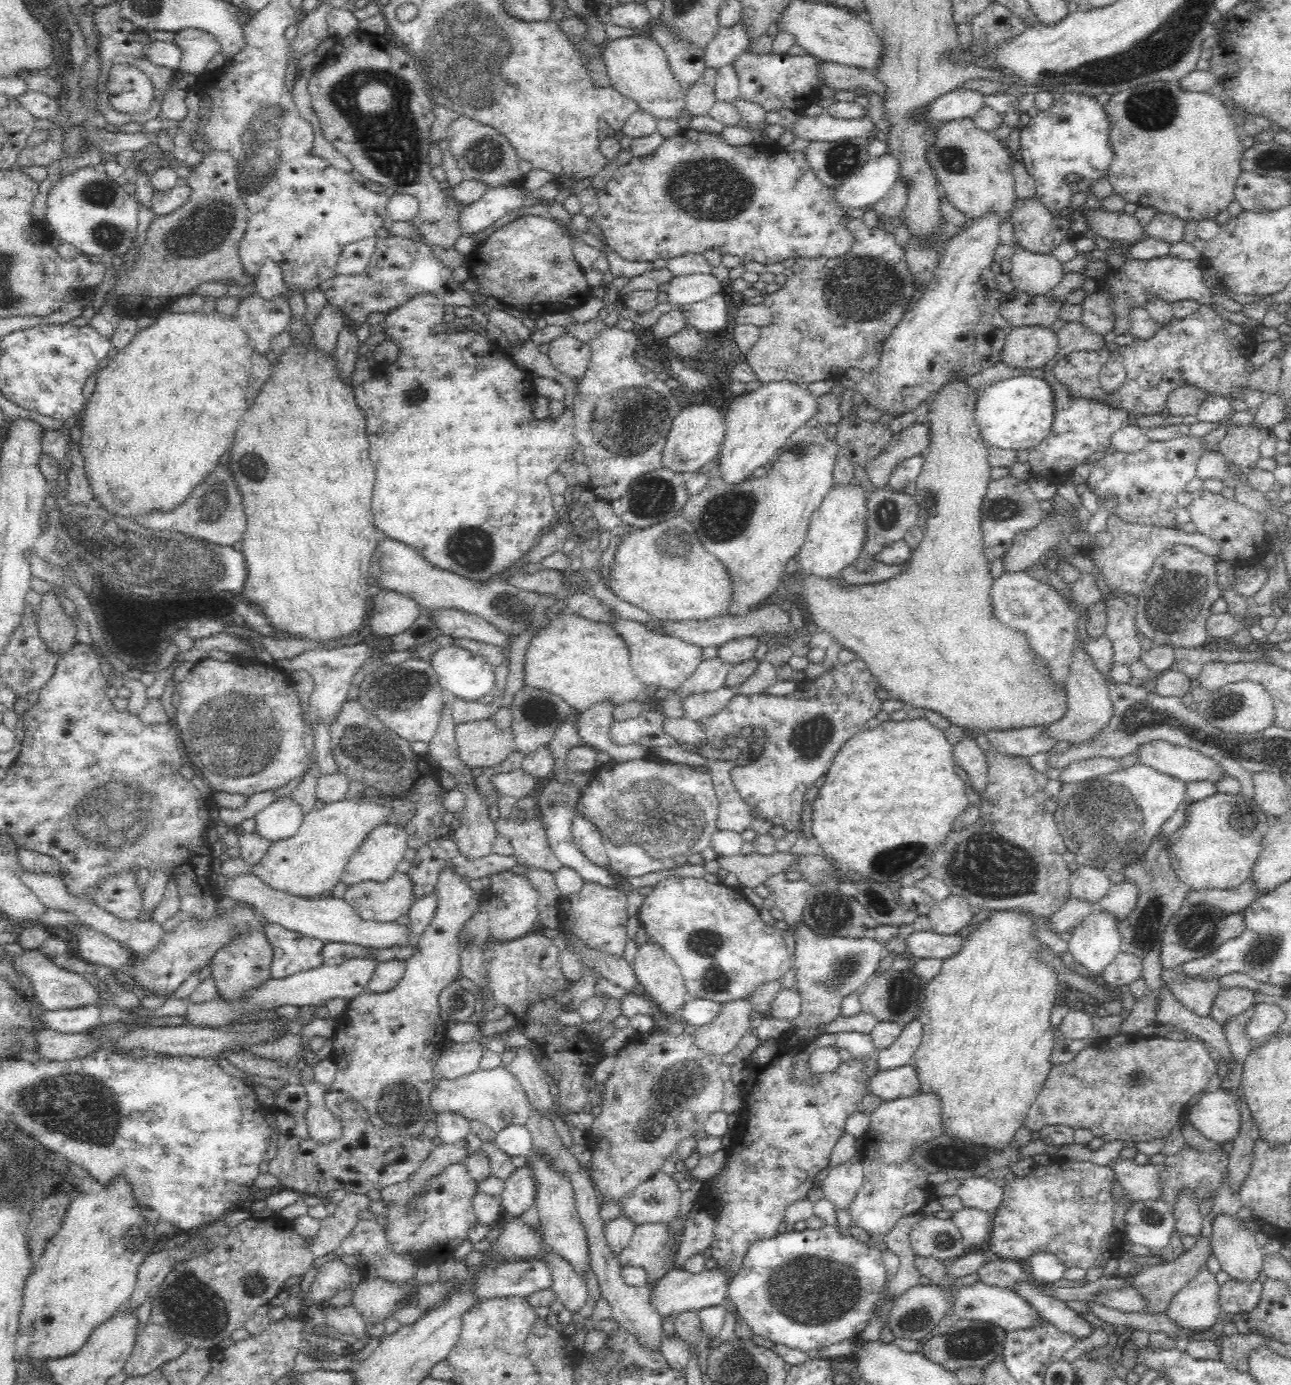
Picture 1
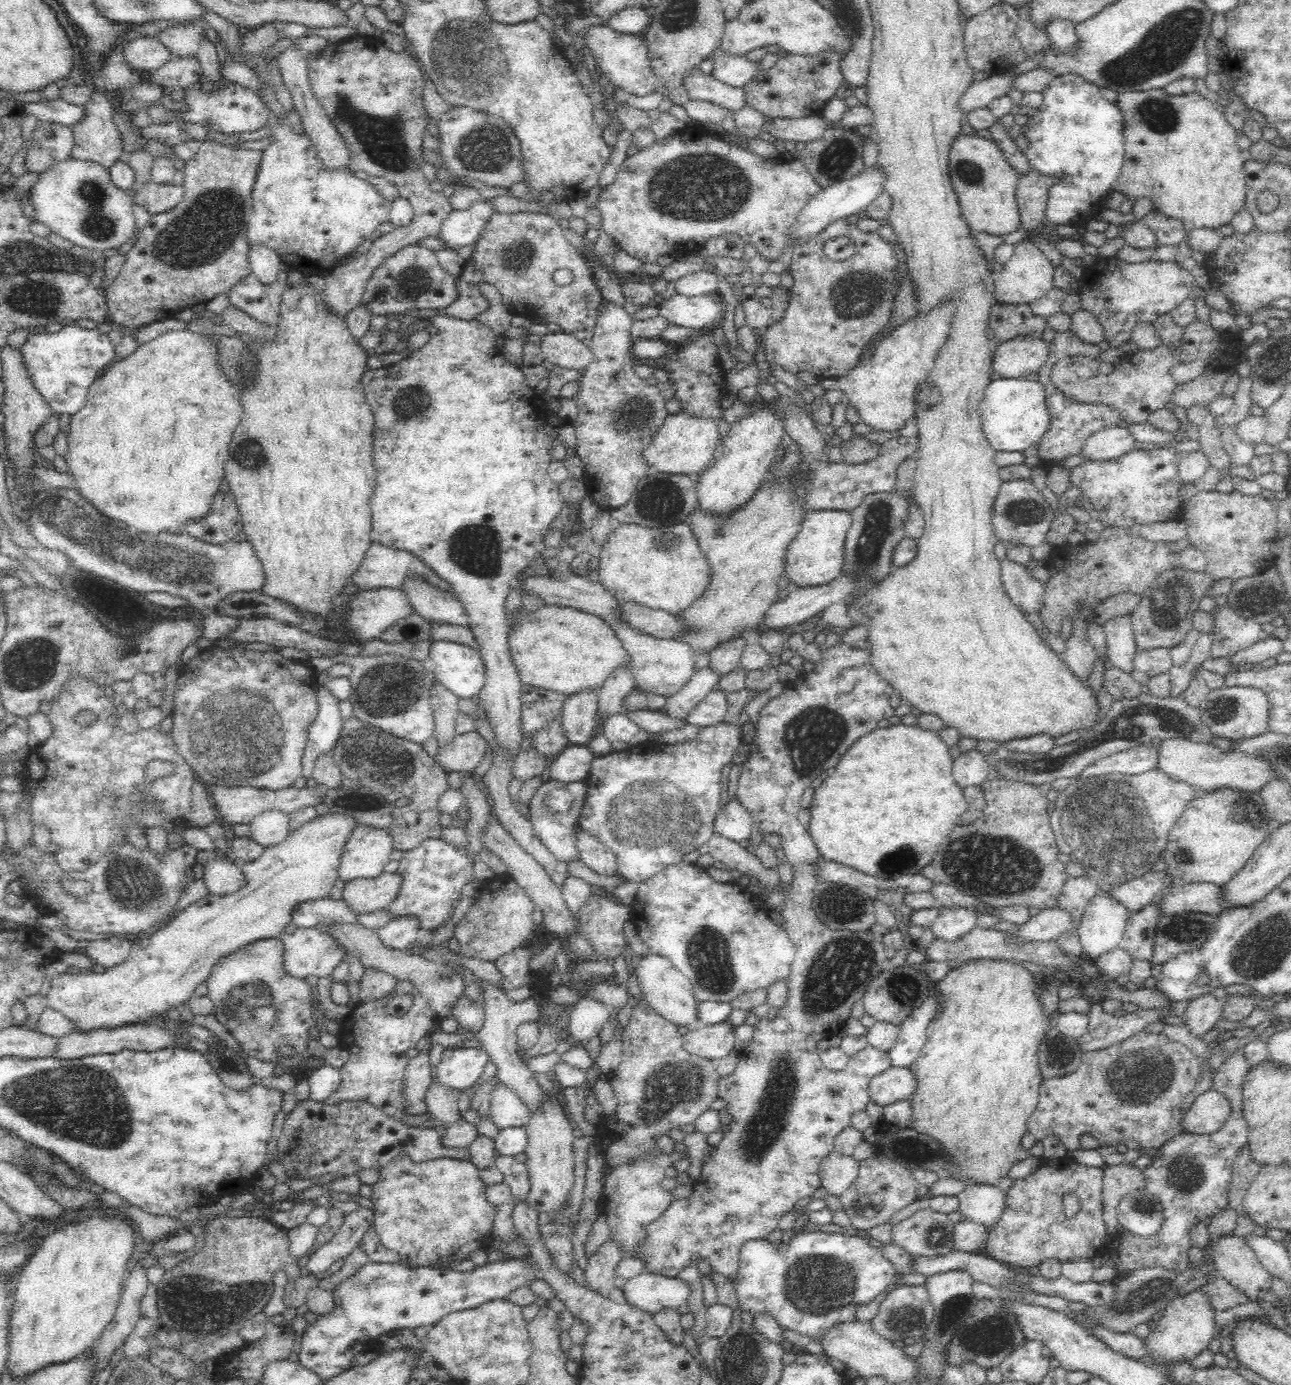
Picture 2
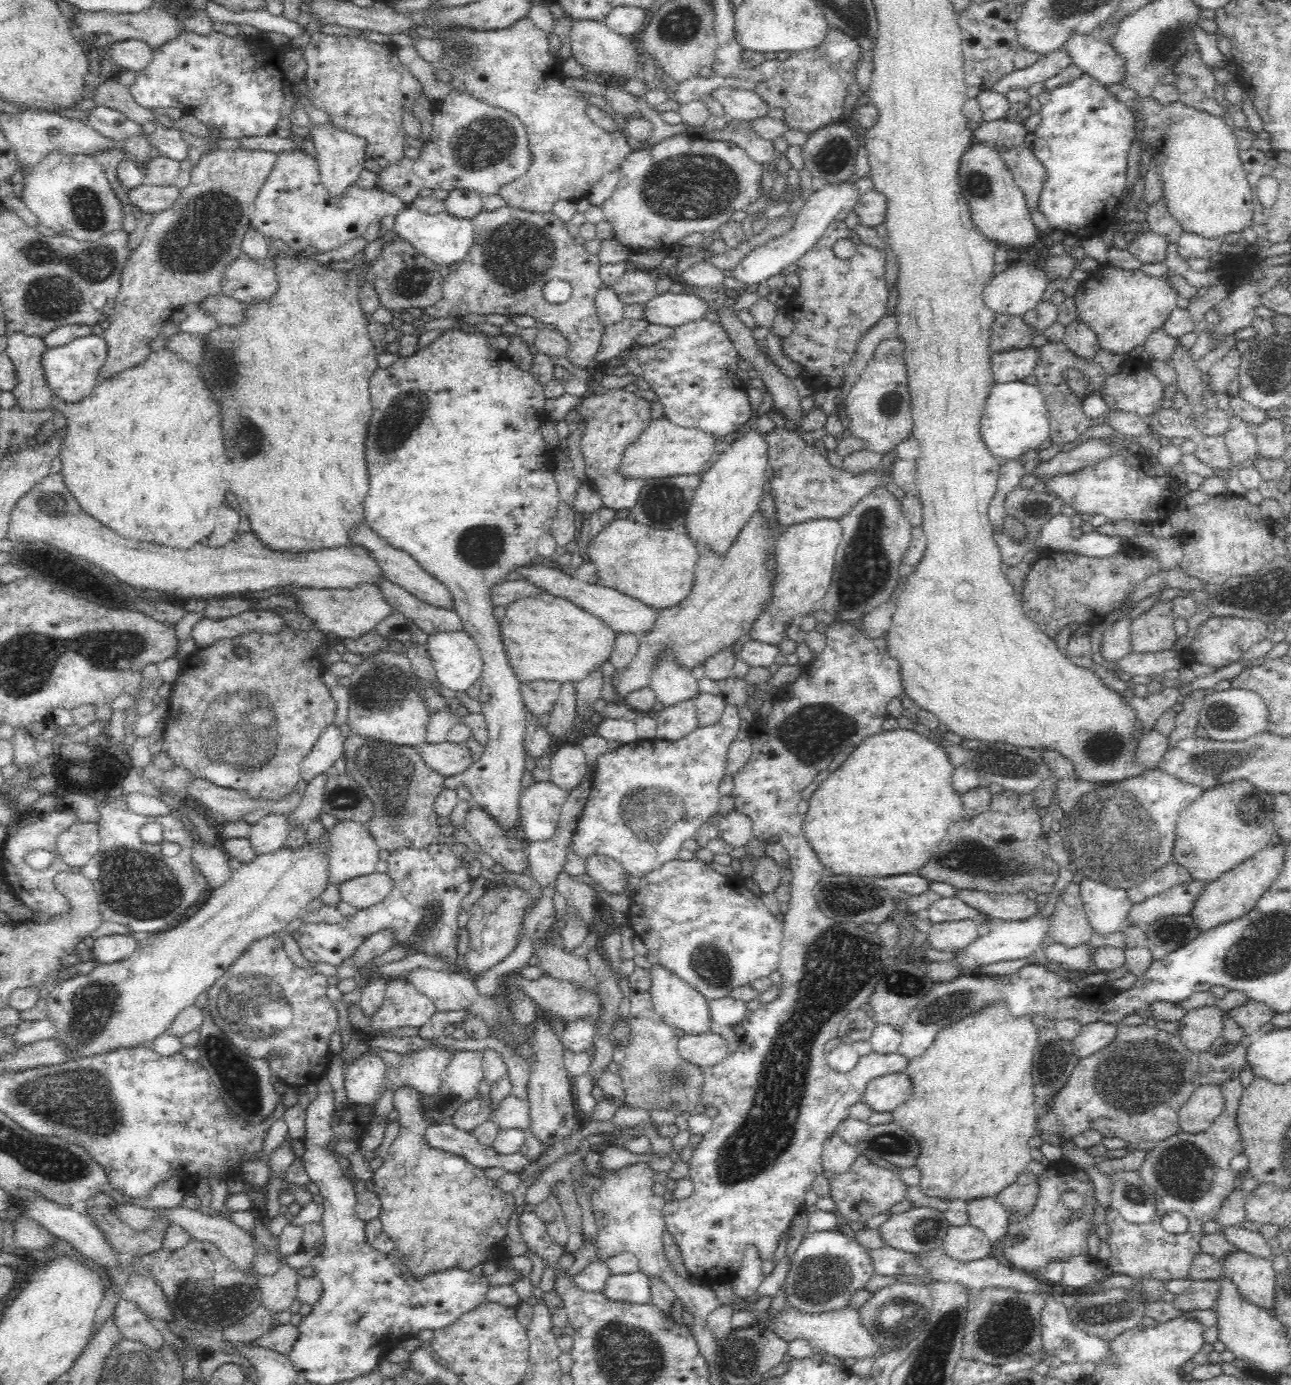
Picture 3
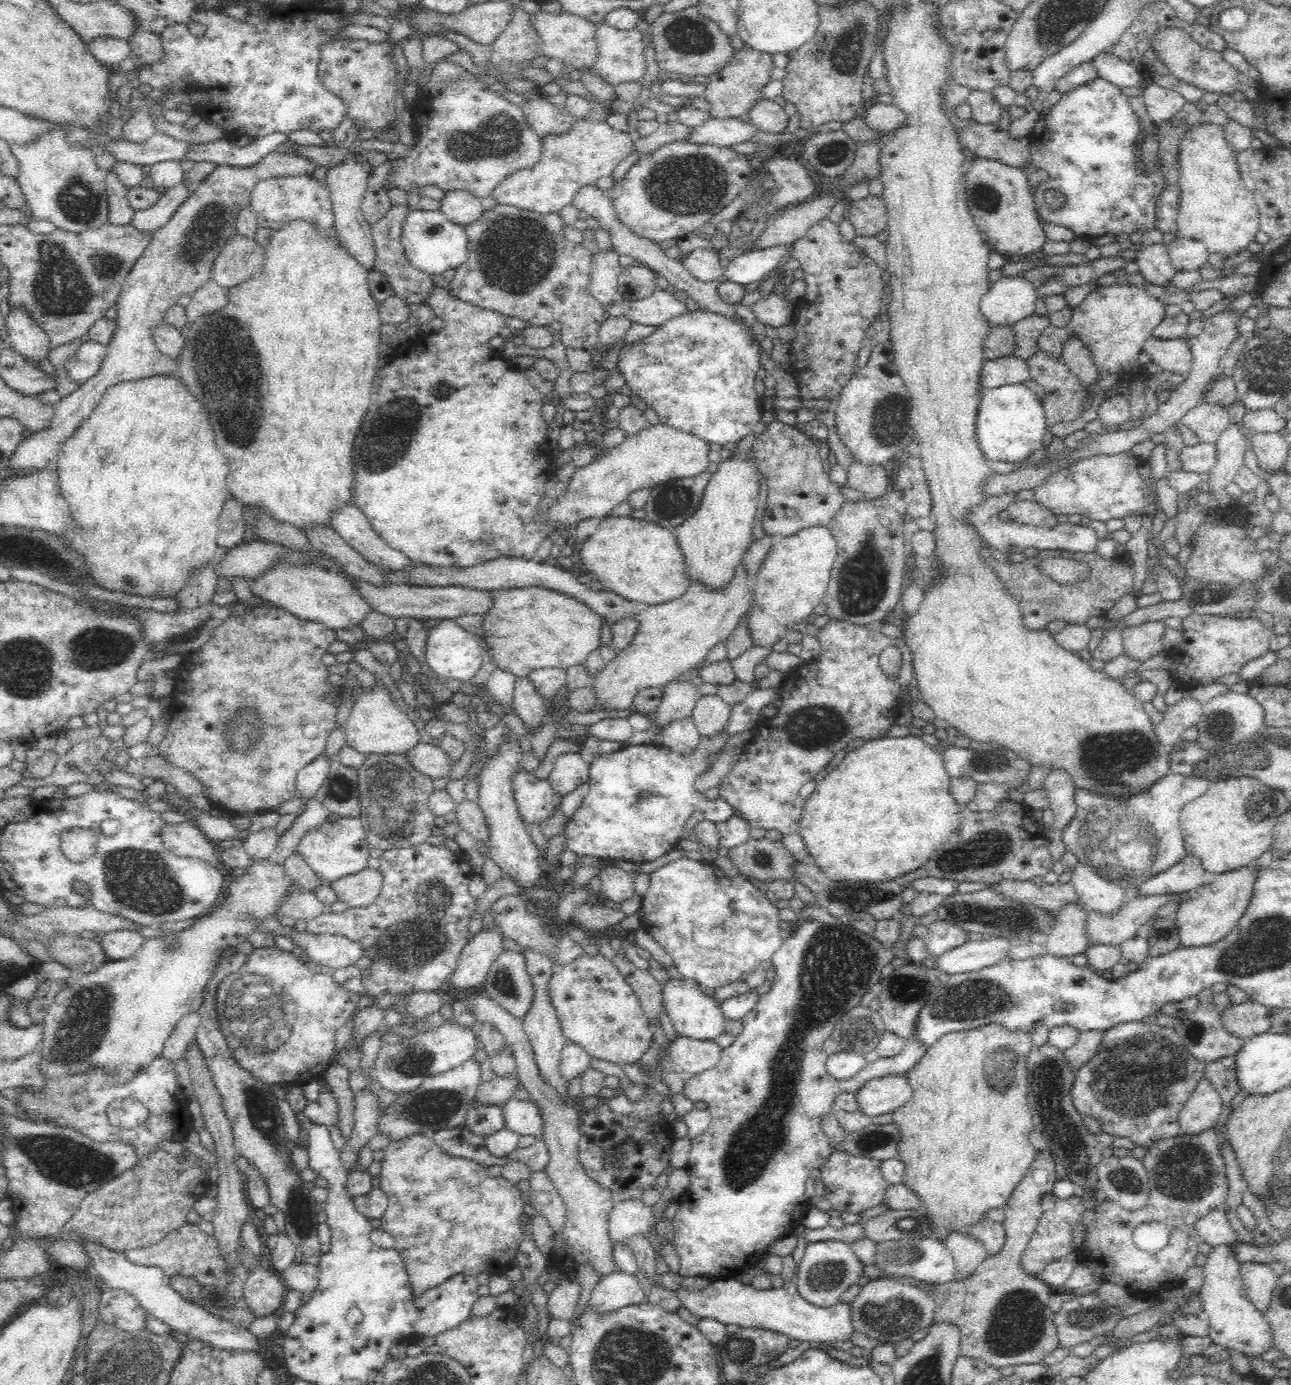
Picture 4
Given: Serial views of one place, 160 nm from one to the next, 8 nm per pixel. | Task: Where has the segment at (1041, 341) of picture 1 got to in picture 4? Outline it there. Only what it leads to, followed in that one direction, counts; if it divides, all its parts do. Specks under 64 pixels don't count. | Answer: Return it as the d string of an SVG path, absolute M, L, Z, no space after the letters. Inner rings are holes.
M1014 354L1000 358L990 358L981 370L981 390L998 388L1005 384L1024 383L1030 378L1027 360Z

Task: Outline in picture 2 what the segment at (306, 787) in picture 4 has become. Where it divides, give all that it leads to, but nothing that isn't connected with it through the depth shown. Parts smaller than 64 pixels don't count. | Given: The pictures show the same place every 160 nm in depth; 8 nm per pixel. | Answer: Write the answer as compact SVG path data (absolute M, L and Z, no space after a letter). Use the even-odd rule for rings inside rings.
M322 686L316 688L316 712L308 728L307 742L303 754L301 776L312 777L314 762L320 754L331 754L334 742L342 731L343 718L338 709L338 697Z

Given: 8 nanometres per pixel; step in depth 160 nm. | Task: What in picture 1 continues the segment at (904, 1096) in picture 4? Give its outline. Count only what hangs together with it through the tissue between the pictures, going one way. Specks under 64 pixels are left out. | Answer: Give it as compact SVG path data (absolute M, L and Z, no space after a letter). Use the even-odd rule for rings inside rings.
M914 1064L892 1068L876 1074L870 1080L870 1092L882 1100L896 1100L920 1092L920 1077Z

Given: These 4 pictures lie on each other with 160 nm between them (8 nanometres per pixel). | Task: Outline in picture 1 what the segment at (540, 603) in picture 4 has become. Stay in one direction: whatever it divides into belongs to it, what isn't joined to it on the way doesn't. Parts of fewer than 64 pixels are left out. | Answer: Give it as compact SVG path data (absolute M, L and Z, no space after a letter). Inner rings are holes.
M568 612L554 617L545 629L532 637L525 654L524 676L529 687L558 695L579 713L606 701L610 701L614 706L640 701L645 709L657 705L653 690L638 680L633 673L630 649L618 632L610 624L594 622Z

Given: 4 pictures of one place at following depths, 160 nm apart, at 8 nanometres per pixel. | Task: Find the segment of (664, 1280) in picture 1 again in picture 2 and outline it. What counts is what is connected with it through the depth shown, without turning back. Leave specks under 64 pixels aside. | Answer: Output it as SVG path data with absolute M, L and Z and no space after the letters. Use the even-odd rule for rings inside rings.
M652 1273L638 1276L621 1283L626 1302L648 1313L676 1309L686 1304L690 1285L682 1279Z

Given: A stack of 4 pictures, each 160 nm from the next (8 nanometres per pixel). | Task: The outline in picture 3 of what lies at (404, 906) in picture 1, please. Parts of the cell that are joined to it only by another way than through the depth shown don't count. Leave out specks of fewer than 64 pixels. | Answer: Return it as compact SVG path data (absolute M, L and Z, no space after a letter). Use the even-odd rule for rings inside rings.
M374 872L341 882L339 891L341 901L359 911L382 902L392 887L393 880L386 873Z

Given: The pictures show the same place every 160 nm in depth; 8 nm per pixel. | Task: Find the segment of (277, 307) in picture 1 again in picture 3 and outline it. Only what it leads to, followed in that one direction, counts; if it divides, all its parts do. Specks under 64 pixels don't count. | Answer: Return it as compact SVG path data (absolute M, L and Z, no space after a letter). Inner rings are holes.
M242 253L240 258L226 267L221 292L248 306L267 303L277 288L275 262L270 258L254 261Z

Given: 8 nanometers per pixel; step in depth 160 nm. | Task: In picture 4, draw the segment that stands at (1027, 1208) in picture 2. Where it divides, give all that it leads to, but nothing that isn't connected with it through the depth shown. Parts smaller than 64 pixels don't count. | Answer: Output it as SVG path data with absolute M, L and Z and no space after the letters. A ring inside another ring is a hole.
M1050 1191L1041 1200L1041 1210L1036 1230L1034 1230L1034 1234L1030 1237L1022 1256L1020 1256L1022 1270L1033 1276L1041 1275L1045 1266L1050 1262L1077 1252L1077 1247L1074 1246L1072 1240L1072 1231L1075 1225L1081 1224L1082 1215L1088 1211L1088 1208L1085 1206L1085 1199L1082 1196L1074 1194L1068 1199L1060 1199Z

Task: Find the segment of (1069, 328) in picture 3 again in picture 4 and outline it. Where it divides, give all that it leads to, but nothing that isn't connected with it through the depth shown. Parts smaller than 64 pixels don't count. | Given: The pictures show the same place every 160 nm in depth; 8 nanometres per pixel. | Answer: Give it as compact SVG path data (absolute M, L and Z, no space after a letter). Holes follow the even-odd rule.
M1069 336L1062 346L1061 359L1082 384L1090 384L1102 375L1094 364L1090 349L1077 336Z

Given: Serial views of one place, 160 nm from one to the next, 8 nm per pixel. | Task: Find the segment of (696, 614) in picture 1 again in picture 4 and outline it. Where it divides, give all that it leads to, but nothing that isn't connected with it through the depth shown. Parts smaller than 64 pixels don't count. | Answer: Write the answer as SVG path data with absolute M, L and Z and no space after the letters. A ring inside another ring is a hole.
M605 518L600 529L584 541L581 561L590 570L590 576L598 579L606 590L641 607L676 600L692 582L675 532L644 519Z

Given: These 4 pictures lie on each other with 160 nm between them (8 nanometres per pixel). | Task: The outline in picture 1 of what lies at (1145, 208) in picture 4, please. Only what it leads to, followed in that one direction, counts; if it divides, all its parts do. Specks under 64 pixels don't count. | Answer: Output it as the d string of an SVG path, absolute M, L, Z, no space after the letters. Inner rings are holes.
M1072 92L1053 93L1053 103L1050 109L1040 111L1034 118L1021 128L1022 165L1034 179L1037 197L1042 204L1052 212L1065 214L1070 211L1070 196L1086 193L1090 184L1095 184L1098 178L1106 174L1106 168L1112 160L1112 147L1108 139L1109 125L1106 112L1102 104L1098 104L1096 97ZM1076 174L1078 180L1068 181L1067 176Z

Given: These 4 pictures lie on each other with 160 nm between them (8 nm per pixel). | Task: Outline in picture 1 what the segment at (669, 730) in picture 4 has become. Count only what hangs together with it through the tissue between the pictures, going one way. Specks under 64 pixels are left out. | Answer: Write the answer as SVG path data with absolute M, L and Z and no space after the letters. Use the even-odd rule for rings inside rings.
M717 656L704 659L692 676L683 685L677 688L677 693L686 697L696 692L710 692L722 687L727 679L730 669L733 667L729 662L724 662Z

